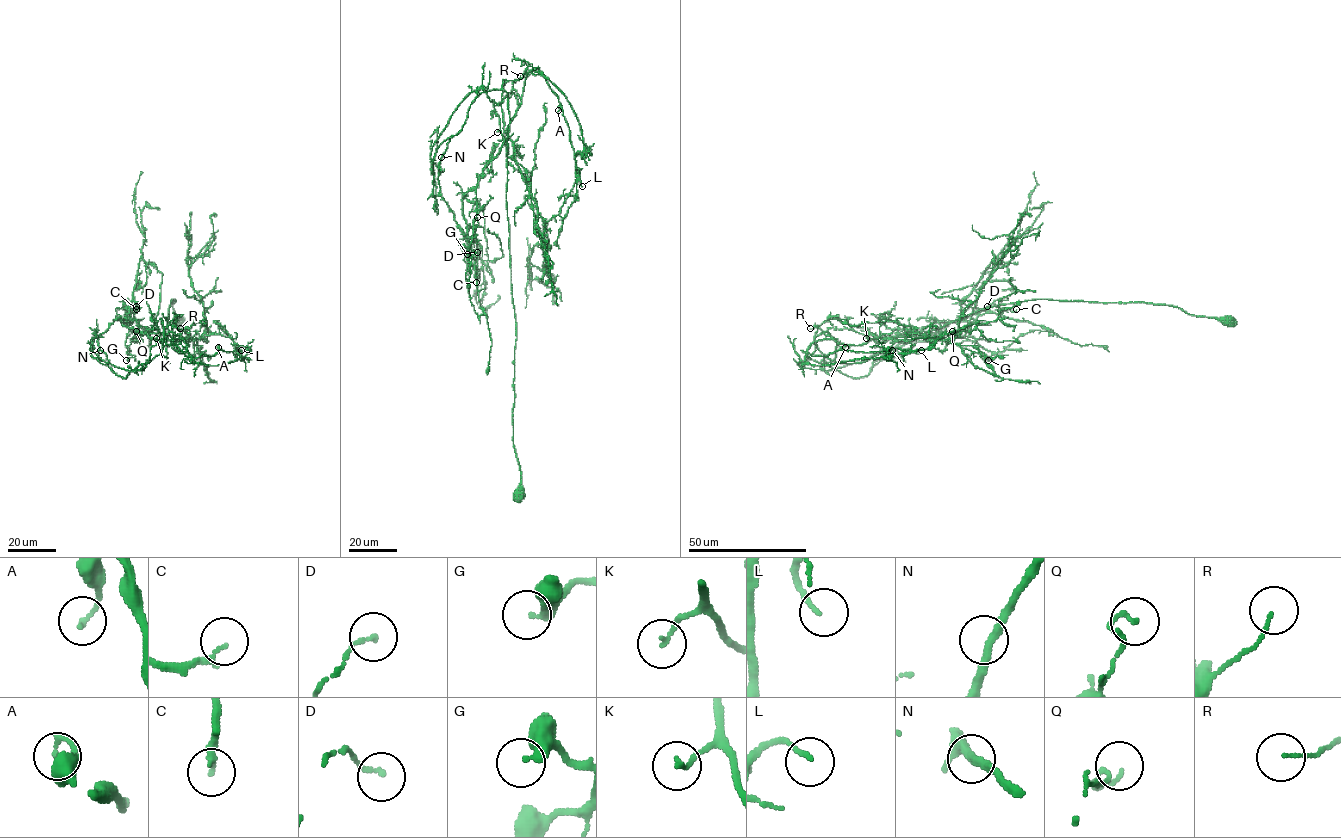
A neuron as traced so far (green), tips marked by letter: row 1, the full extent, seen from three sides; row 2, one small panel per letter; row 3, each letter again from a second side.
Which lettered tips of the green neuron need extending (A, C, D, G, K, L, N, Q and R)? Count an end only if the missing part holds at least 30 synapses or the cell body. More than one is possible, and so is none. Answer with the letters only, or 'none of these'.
none of these

